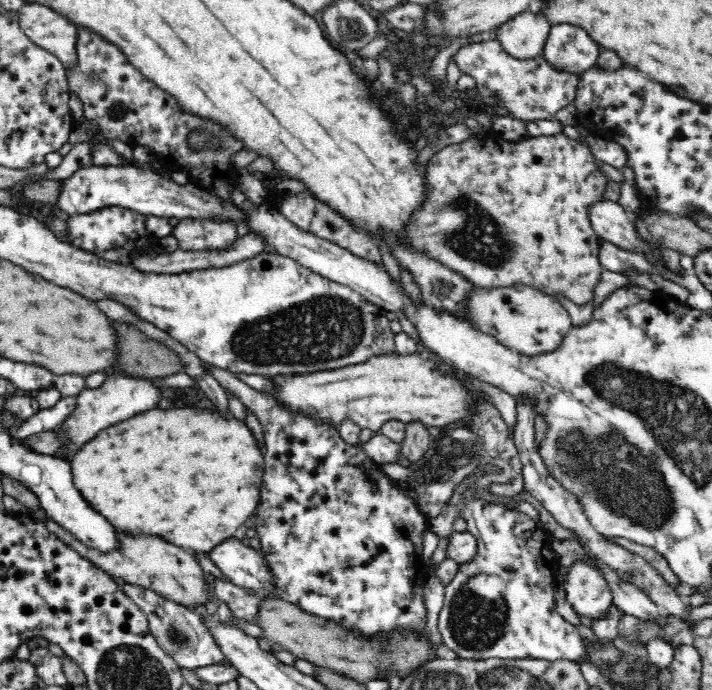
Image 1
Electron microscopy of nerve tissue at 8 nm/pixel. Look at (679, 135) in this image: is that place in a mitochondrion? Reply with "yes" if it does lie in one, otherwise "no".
no

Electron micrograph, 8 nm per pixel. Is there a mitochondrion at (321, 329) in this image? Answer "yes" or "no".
yes

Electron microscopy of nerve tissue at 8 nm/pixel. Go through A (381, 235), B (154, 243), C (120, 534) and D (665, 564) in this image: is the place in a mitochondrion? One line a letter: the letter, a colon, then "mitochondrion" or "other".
A: other
B: other
C: other
D: other

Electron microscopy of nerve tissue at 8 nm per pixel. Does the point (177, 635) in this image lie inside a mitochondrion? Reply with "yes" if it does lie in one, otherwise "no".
yes

